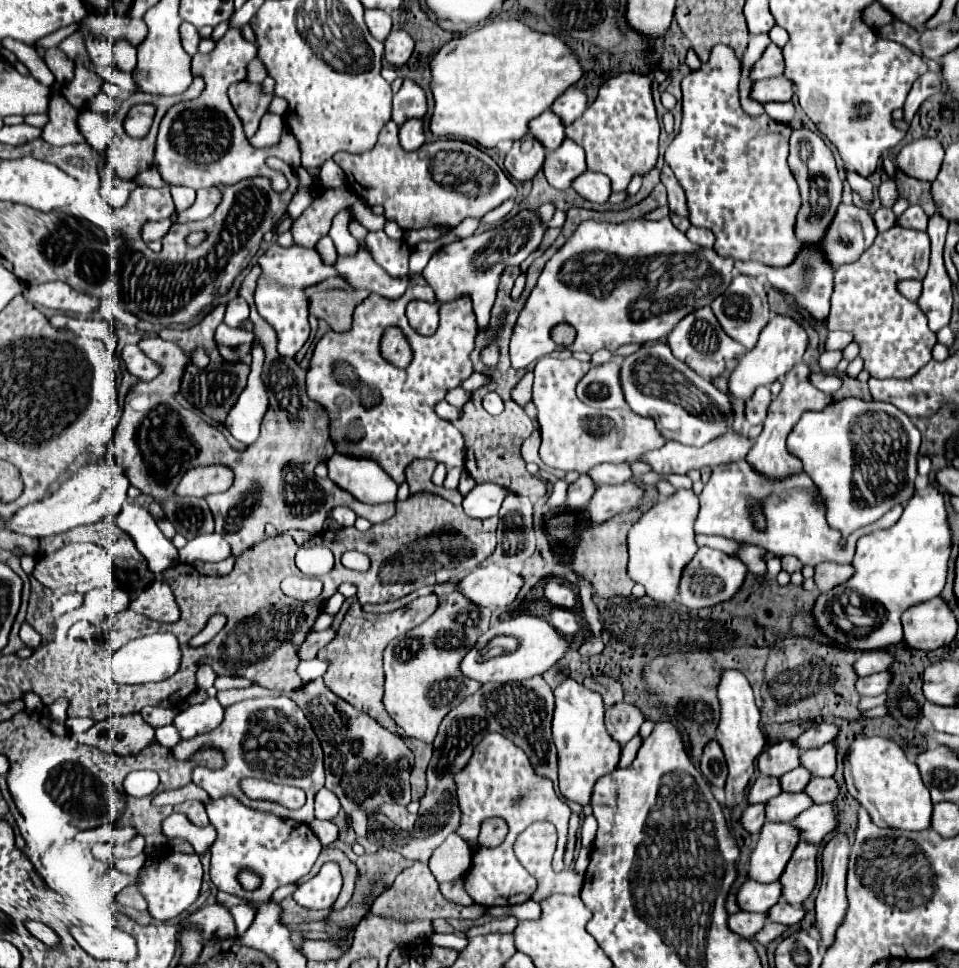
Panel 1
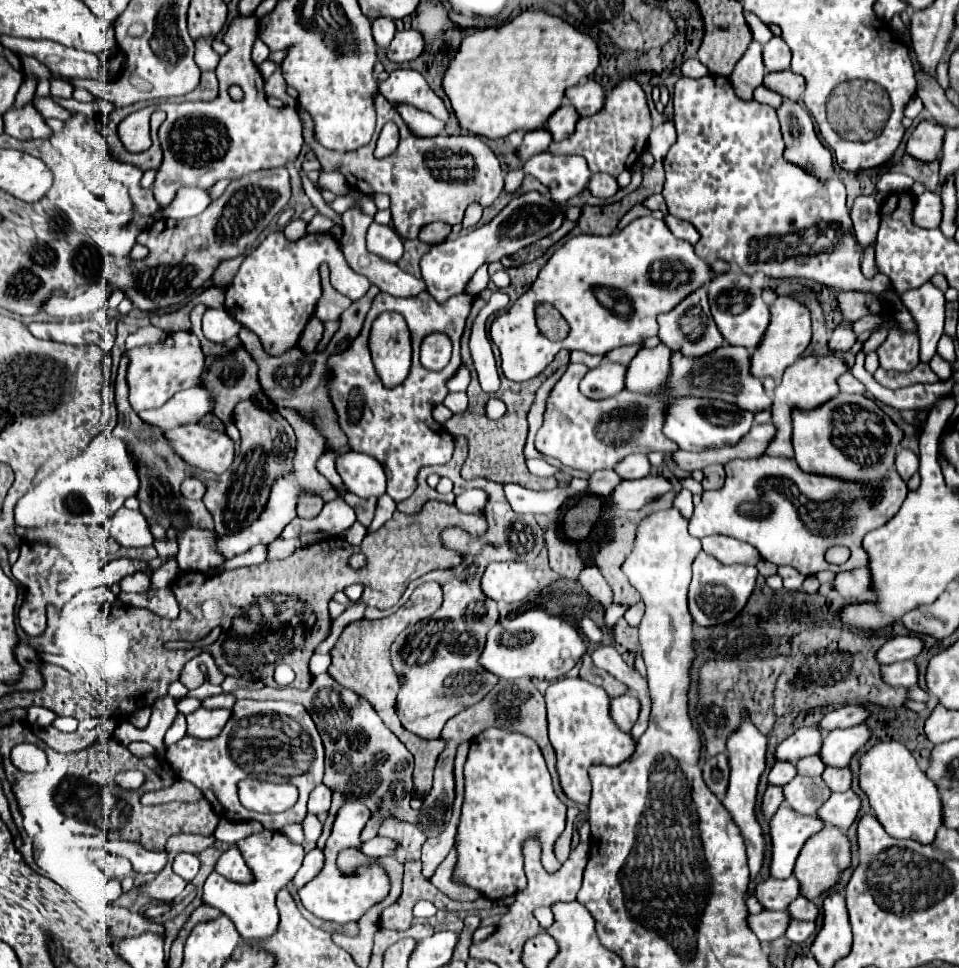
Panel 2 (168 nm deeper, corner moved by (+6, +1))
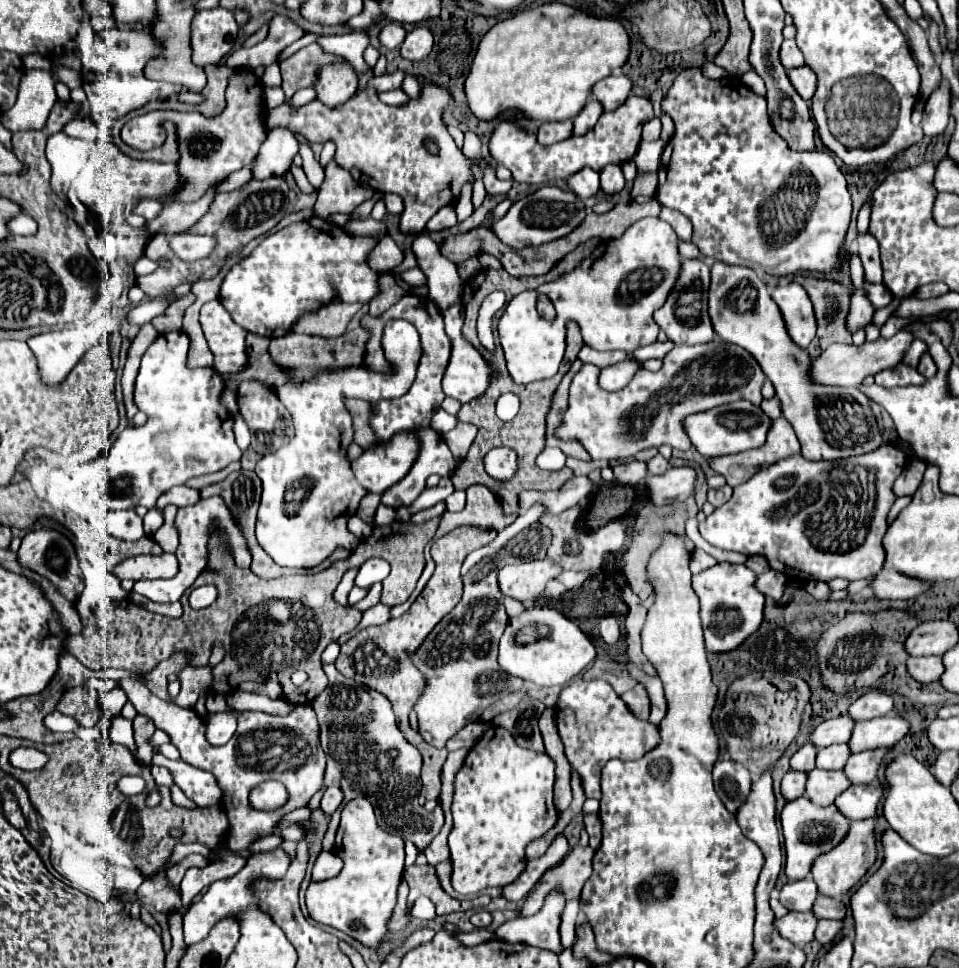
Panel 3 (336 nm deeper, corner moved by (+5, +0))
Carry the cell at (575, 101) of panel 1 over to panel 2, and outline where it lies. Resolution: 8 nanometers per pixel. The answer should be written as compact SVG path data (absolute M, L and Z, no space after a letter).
M595 80L581 82L581 84L573 86L573 90L569 90L569 94L567 94L569 102L577 108L577 112L581 116L597 114L605 104L605 96L607 96L605 88Z

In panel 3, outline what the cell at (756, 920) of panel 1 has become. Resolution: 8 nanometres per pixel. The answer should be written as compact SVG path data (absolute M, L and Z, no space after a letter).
M786 913L780 919L774 919L774 927L784 939L790 939L796 945L806 945L814 941L816 917L810 913Z

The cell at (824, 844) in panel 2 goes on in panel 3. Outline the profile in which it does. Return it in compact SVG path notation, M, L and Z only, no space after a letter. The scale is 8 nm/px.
M876 819L852 821L850 831L846 833L846 839L842 839L842 843L834 847L834 851L826 851L826 855L818 855L818 859L814 859L814 867L810 869L810 873L822 895L840 899L850 887L854 887L864 877L864 873L872 867L876 859L874 833L876 833Z

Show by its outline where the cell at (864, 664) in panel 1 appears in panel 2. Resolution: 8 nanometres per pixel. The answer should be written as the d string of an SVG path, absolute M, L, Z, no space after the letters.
M895 636L881 650L877 650L877 660L881 664L893 664L893 662L917 658L923 648L925 642L917 636Z

